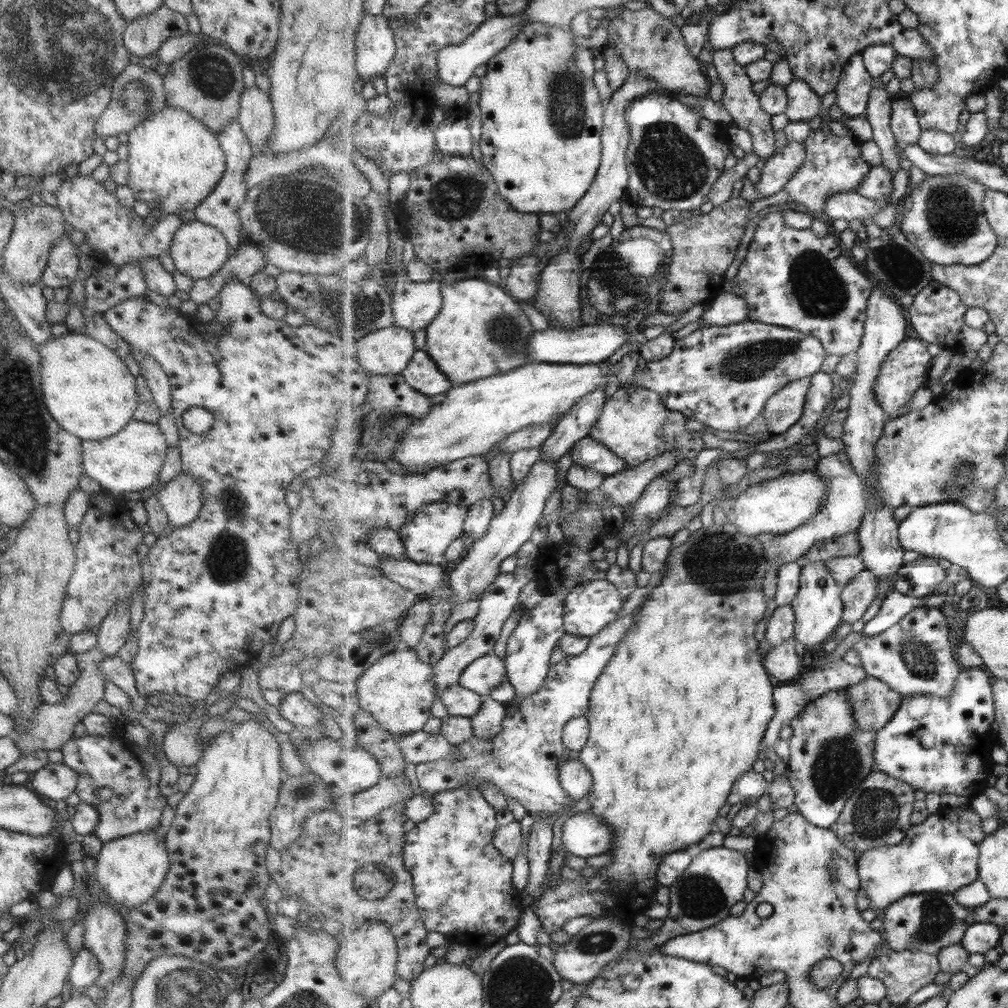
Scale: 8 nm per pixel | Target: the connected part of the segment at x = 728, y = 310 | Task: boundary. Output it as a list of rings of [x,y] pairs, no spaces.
[[[726,288],[712,301],[712,306],[702,317],[702,326],[728,326],[740,324],[750,318],[748,301]]]

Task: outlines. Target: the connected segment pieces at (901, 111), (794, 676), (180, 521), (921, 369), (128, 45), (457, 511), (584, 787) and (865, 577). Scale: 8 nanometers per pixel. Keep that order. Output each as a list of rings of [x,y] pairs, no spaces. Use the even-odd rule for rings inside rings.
[[[896,97],[894,102],[892,126],[899,142],[902,145],[919,143],[925,130],[914,104],[907,98]]]
[[[794,636],[778,647],[774,647],[767,654],[765,662],[768,672],[776,682],[782,684],[797,682],[805,672],[796,646],[798,646],[798,639]]]
[[[182,472],[164,486],[162,490],[156,491],[154,496],[162,504],[169,525],[181,528],[197,520],[203,500],[195,477]]]
[[[908,338],[884,362],[878,384],[876,384],[876,395],[880,405],[888,413],[888,421],[902,417],[910,412],[910,403],[918,395],[918,390],[929,386],[931,383],[928,371],[934,356],[928,350],[928,343],[922,338]],[[908,407],[908,412],[906,412]]]
[[[163,5],[150,15],[130,20],[123,33],[123,44],[128,53],[146,58],[156,53],[166,40],[187,33],[186,18]]]
[[[448,502],[426,504],[425,508],[402,528],[401,535],[408,547],[408,558],[420,563],[446,565],[448,549],[460,537],[465,536],[465,525],[470,508]]]
[[[581,759],[566,760],[560,771],[564,788],[574,796],[575,800],[589,798],[594,793],[594,777],[587,764]]]
[[[870,568],[856,576],[855,580],[843,590],[845,603],[844,620],[850,624],[856,624],[864,618],[864,614],[870,610],[870,606],[878,600],[880,594],[880,576],[872,572]]]

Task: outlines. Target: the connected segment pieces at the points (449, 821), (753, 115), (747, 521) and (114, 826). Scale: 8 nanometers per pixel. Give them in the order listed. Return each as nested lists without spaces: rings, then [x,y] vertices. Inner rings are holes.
[[[474,785],[440,792],[434,797],[434,804],[434,814],[407,834],[405,848],[406,864],[414,875],[423,919],[429,930],[446,934],[452,942],[480,950],[495,946],[519,928],[528,908],[524,899],[520,899],[520,889],[514,884],[514,861],[504,858],[503,852],[495,845],[498,810]]]
[[[709,40],[708,49],[713,50],[713,62],[719,72],[720,80],[723,82],[725,93],[723,96],[723,106],[730,110],[738,127],[750,132],[753,137],[756,154],[767,161],[770,160],[776,155],[776,130],[772,126],[772,116],[763,108],[761,96],[754,92],[755,82],[750,78],[747,67],[736,60],[736,55],[732,48],[717,50],[714,47],[710,47]]]
[[[816,470],[790,473],[780,479],[766,480],[744,492],[733,504],[731,519],[744,535],[789,534],[818,515],[829,493],[827,481]]]
[[[112,719],[115,726],[115,734],[112,736],[73,736],[60,750],[64,754],[63,763],[78,774],[75,793],[81,802],[91,804],[99,812],[95,835],[102,844],[118,837],[159,828],[162,810],[168,807],[167,796],[158,788],[161,770],[155,756],[155,743],[151,735],[148,736],[145,747],[134,744],[125,738],[121,721],[122,719]],[[98,788],[110,788],[114,792],[111,800],[97,800]]]

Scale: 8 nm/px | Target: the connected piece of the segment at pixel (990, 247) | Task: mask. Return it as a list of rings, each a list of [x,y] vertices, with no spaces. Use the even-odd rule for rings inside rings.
[[[960,174],[926,175],[924,182],[904,197],[906,215],[903,231],[915,246],[936,265],[966,265],[986,262],[1000,247],[999,234],[986,212],[986,193],[991,189]]]

